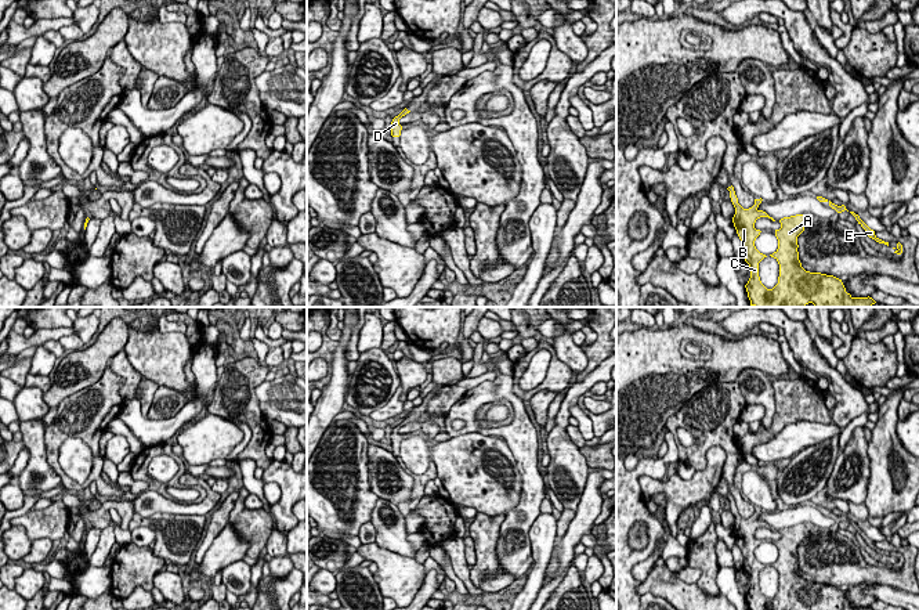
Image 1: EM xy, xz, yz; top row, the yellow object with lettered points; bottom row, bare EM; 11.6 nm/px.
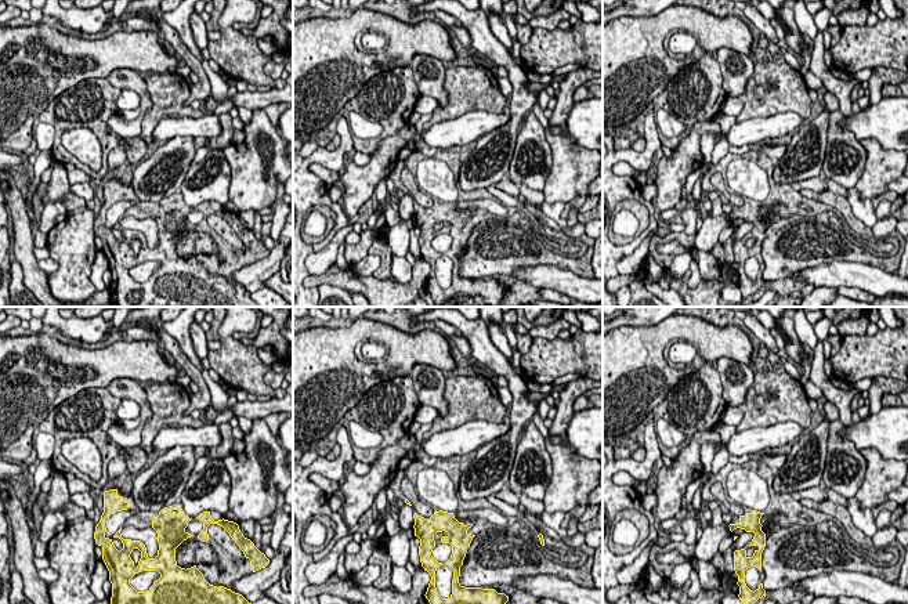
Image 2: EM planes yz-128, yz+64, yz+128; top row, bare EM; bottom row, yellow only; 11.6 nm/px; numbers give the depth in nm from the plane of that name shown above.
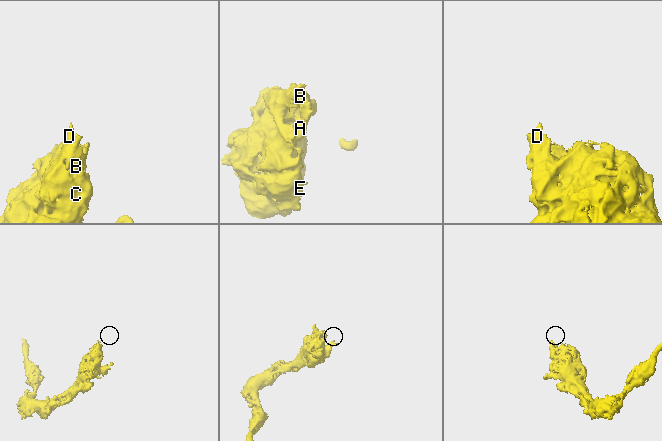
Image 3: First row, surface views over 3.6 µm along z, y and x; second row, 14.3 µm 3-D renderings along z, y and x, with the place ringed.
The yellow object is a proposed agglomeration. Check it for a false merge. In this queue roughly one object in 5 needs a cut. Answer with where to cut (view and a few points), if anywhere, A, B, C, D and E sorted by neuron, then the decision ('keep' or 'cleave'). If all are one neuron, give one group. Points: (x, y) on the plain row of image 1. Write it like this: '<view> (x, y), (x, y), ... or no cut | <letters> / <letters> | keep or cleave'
no cut | A B C D E | keep

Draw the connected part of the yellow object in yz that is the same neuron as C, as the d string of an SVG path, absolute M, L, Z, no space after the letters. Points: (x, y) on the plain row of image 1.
M734 497L727 499L735 517L732 533L743 556L743 569L750 577L750 588L745 595L749 610L873 610L869 606L853 607L846 602L842 589L821 582L810 582L802 577L797 546L804 541L804 524L779 530L781 538L775 539L778 559L770 564L779 574L779 586L778 593L773 599L767 599L759 586L759 573L767 566L755 556L755 551L761 542L755 538L755 533L760 527L775 530L757 519L761 508L755 509L752 517L743 519L738 513Z

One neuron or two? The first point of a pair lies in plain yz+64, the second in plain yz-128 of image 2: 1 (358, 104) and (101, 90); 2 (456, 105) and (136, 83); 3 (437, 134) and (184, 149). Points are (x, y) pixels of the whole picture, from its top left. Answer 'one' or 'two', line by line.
1: one
2: two
3: two

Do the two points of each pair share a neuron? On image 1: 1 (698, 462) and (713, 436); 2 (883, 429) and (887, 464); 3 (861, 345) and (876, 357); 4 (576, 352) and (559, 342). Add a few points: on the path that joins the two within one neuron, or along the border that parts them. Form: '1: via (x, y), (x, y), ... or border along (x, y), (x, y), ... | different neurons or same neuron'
1: via (698, 455), (708, 443) | same neuron
2: via (885, 437), (886, 455) | same neuron
3: via (865, 349), (872, 356) | same neuron
4: via (572, 352), (563, 345) | same neuron

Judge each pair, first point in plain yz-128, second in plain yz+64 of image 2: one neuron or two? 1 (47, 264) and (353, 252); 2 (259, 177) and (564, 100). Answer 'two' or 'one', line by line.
1: two
2: one

